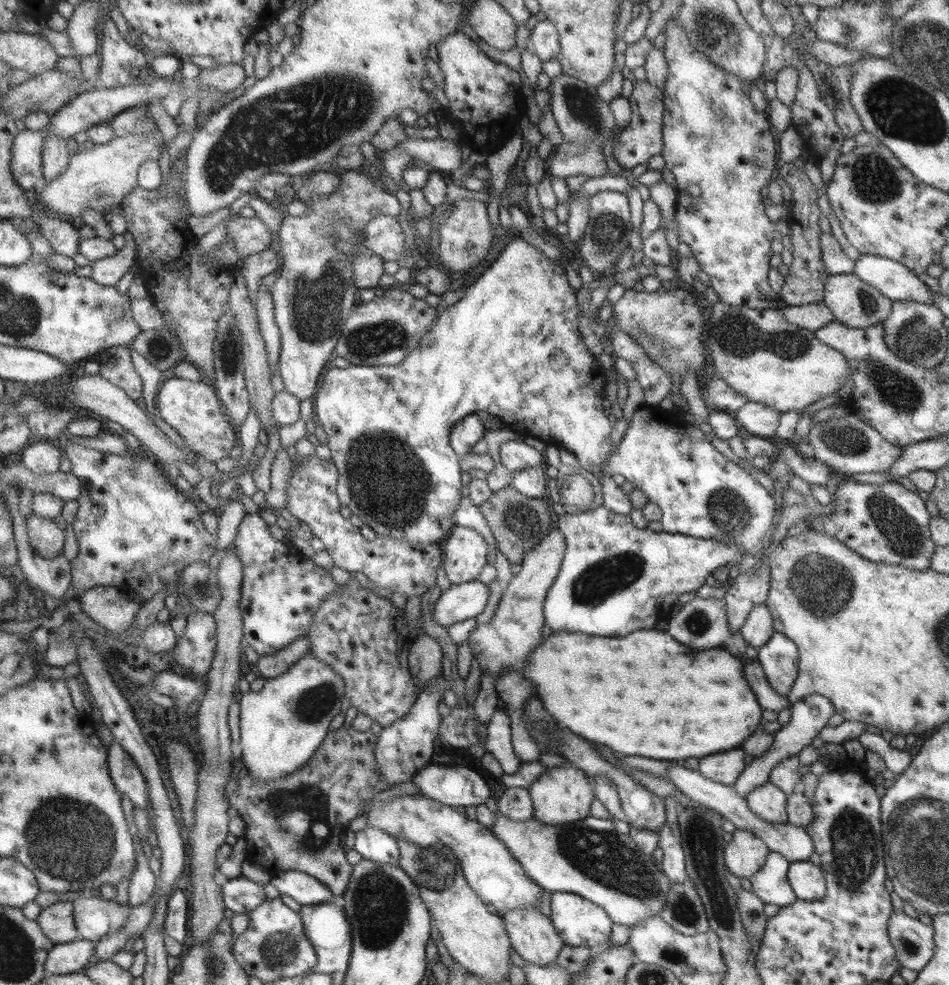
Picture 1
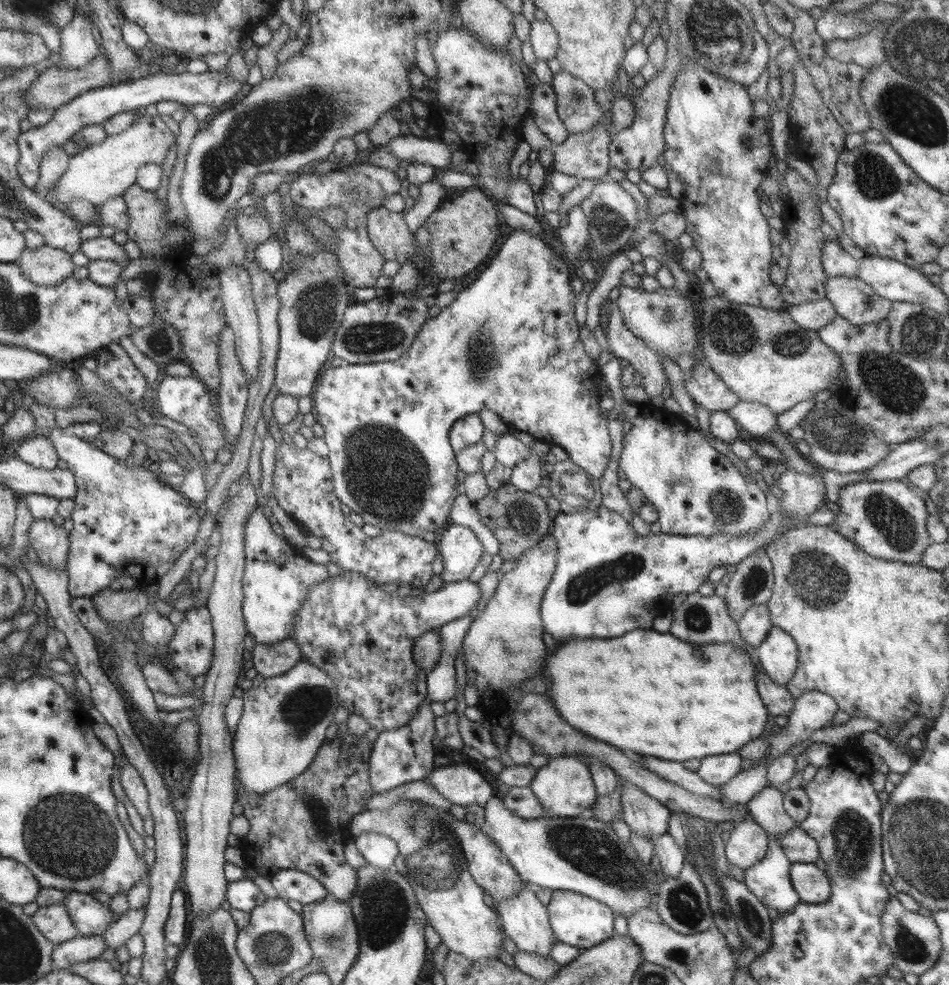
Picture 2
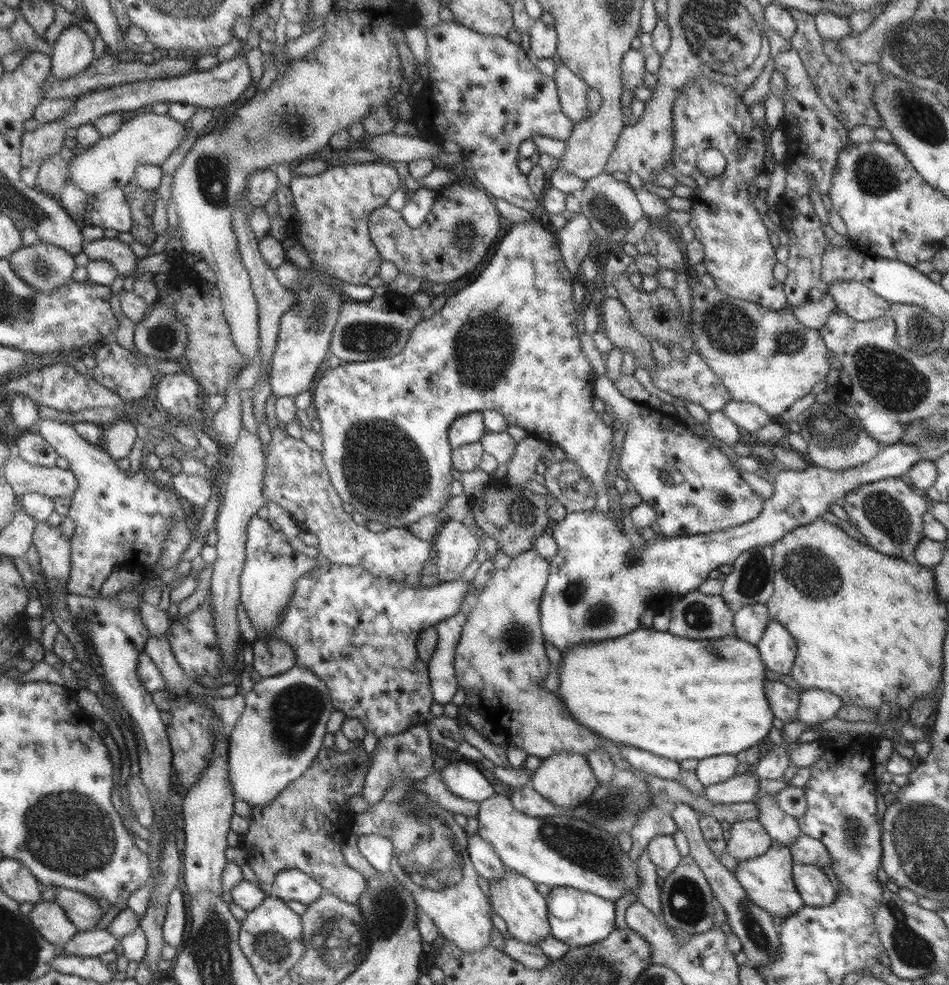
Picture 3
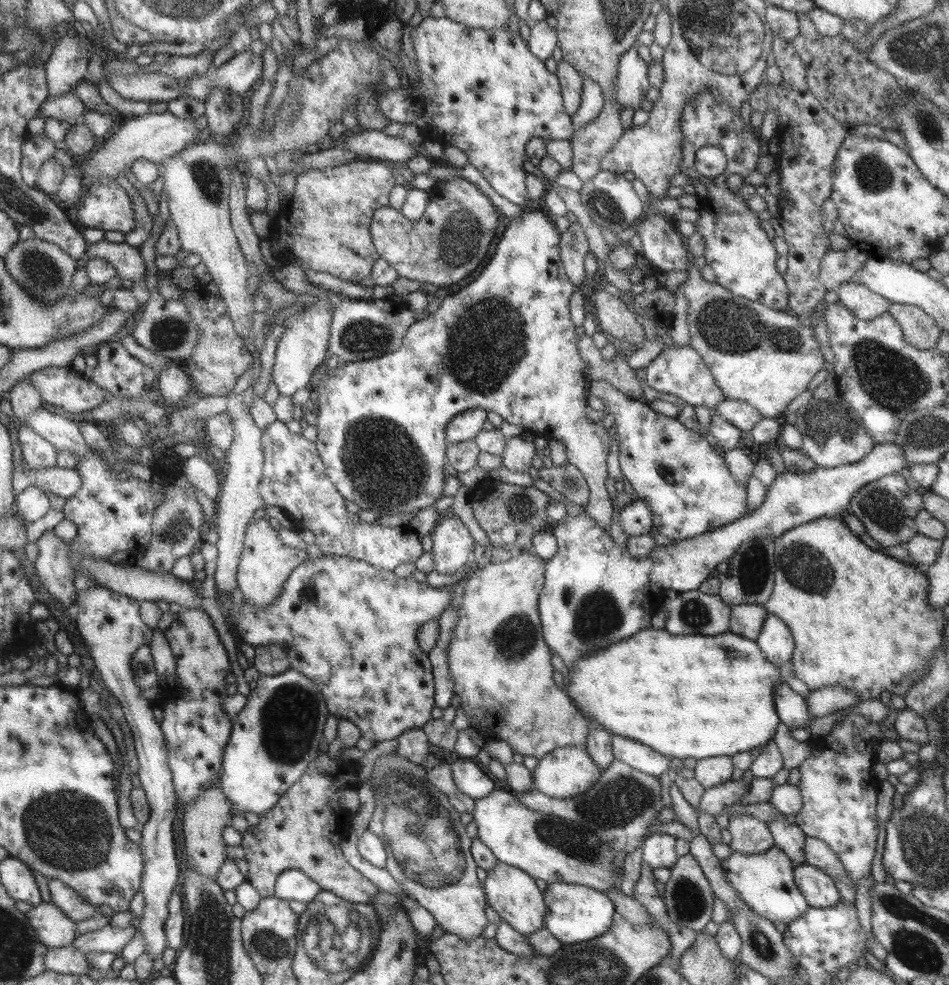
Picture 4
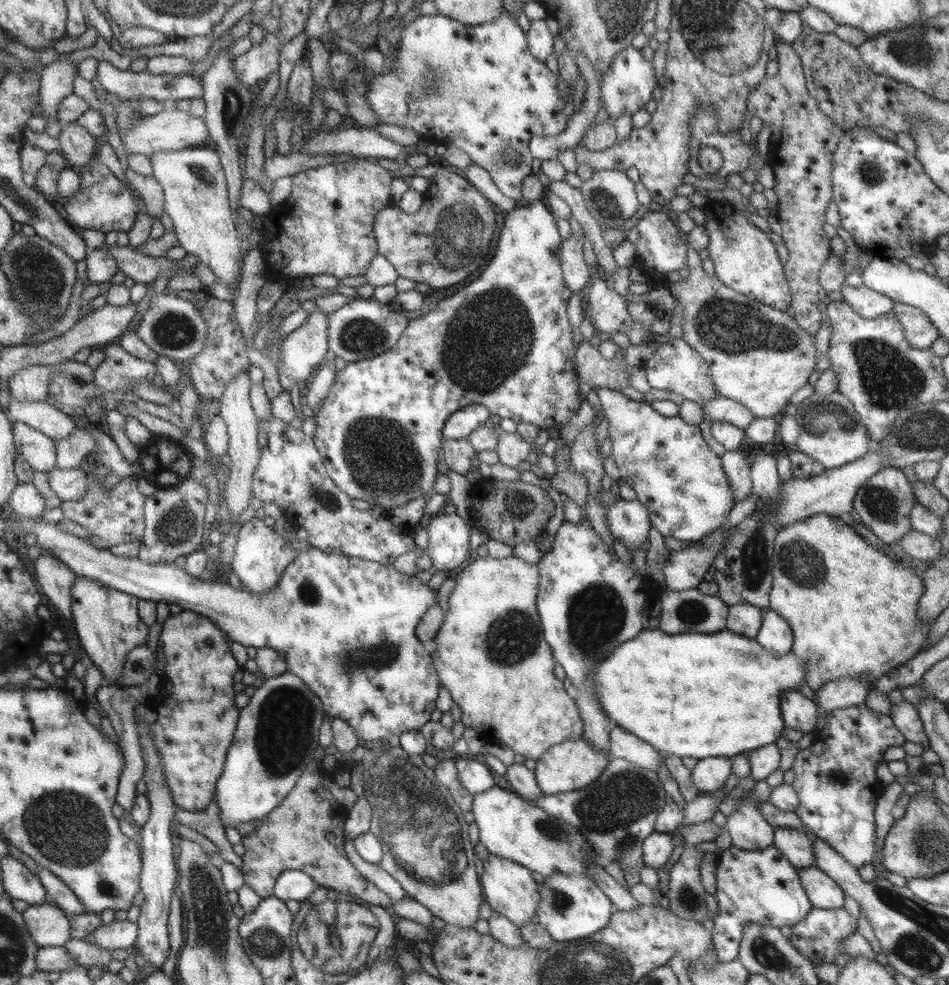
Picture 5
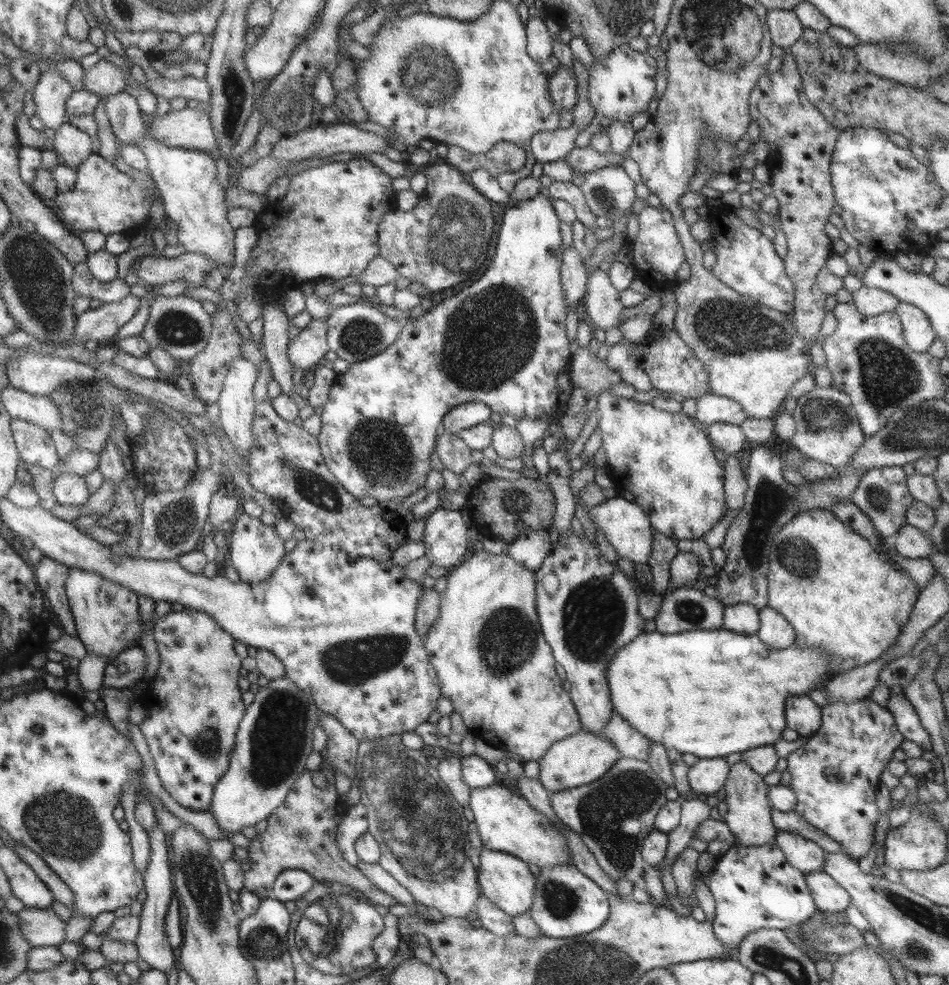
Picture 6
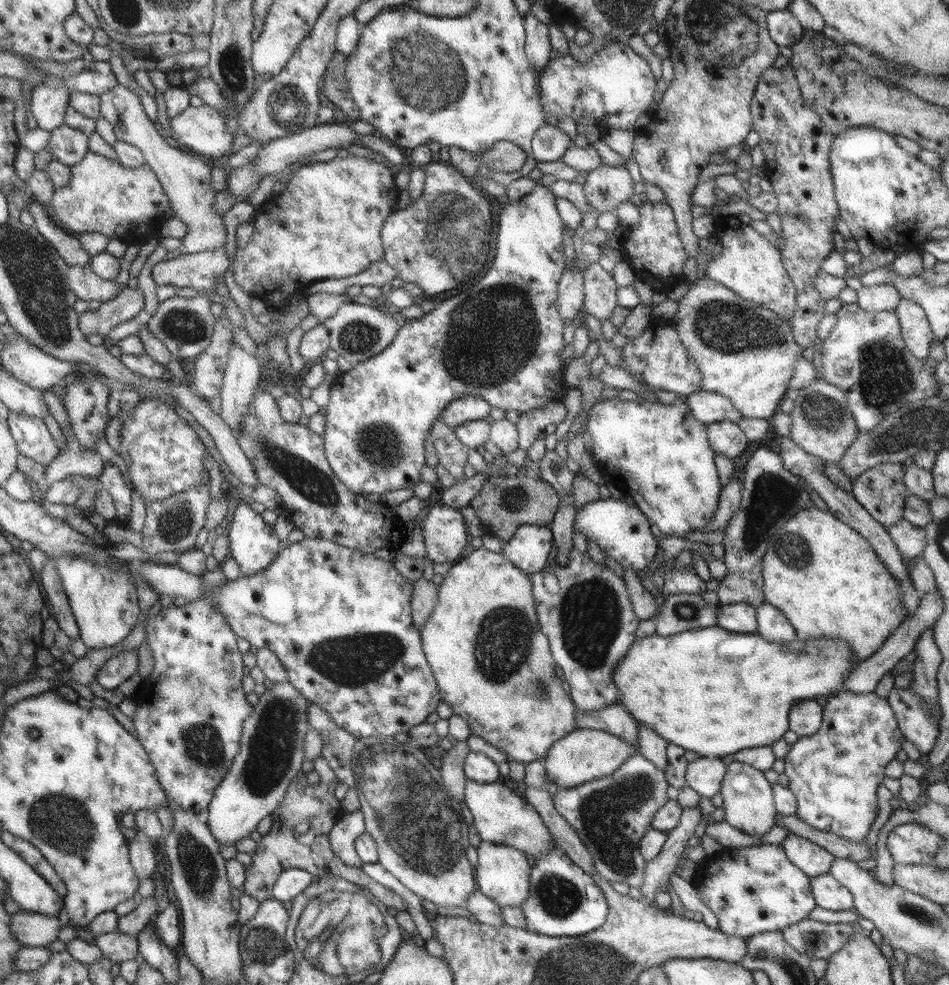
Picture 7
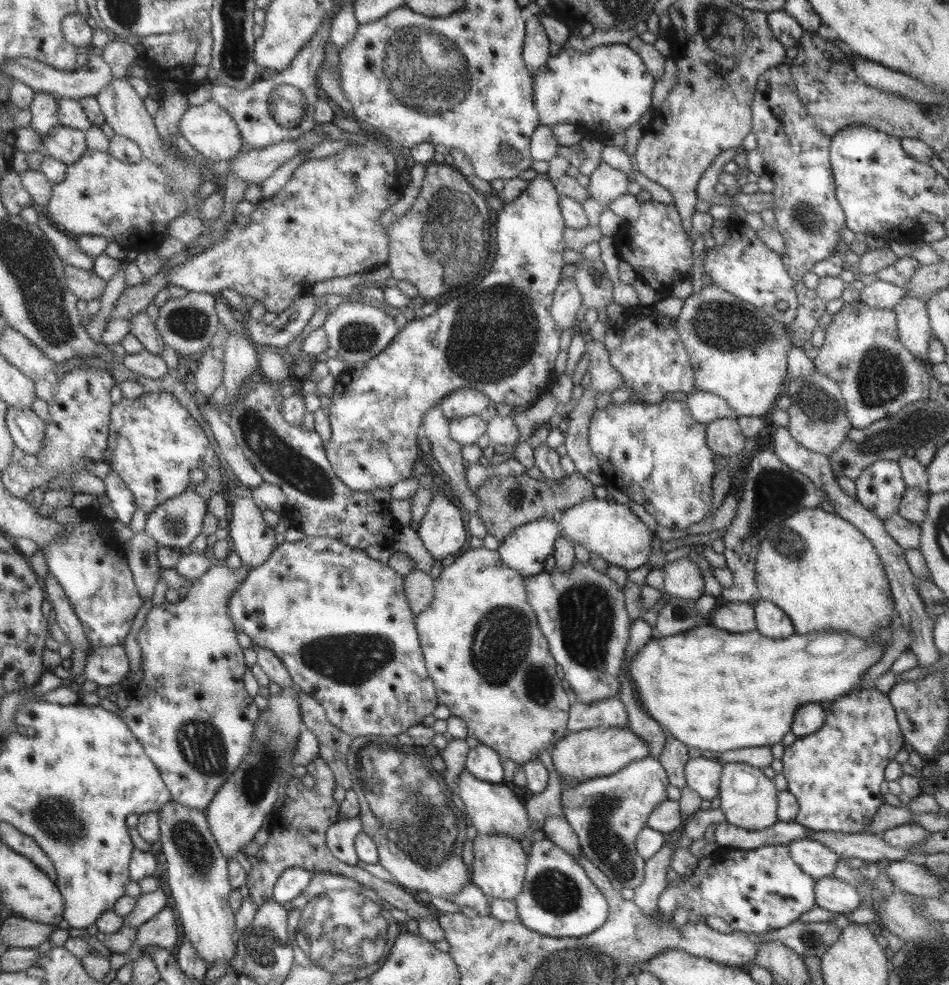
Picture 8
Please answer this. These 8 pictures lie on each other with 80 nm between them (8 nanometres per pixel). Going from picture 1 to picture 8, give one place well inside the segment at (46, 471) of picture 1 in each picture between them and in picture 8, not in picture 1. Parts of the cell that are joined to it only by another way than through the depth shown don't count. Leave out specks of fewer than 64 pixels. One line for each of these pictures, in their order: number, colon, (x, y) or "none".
2: (37, 451)
3: (32, 448)
4: (37, 453)
5: (39, 451)
6: (34, 445)
7: (33, 440)
8: (26, 429)

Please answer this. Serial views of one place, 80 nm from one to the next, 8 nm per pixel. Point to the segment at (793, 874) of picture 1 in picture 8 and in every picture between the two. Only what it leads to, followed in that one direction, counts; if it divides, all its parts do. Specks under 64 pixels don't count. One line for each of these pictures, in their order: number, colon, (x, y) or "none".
2: (810, 883)
3: (815, 889)
4: (817, 888)
5: (822, 892)
6: (828, 896)
7: (828, 894)
8: (834, 895)

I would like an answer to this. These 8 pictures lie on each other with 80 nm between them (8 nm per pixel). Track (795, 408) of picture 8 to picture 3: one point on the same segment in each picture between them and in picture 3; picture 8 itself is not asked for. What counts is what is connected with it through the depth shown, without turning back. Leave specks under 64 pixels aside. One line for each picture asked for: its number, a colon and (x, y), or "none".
3: (835, 439)
4: (832, 433)
5: (830, 432)
6: (827, 430)
7: (822, 425)

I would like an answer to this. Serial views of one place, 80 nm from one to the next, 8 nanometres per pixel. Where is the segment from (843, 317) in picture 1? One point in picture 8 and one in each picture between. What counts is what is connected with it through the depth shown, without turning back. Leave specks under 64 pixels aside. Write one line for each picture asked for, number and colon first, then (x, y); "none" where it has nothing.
2: (852, 299)
3: (857, 301)
4: (858, 299)
5: (867, 303)
6: (869, 301)
7: (882, 297)
8: (880, 295)

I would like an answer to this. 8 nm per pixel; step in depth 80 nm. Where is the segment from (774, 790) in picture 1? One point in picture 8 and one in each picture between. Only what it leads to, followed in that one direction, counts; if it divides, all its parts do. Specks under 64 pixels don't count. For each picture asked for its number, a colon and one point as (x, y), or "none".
2: (765, 808)
3: (780, 826)
4: (785, 833)
5: (795, 845)
6: (804, 855)
7: (811, 859)
8: (815, 860)

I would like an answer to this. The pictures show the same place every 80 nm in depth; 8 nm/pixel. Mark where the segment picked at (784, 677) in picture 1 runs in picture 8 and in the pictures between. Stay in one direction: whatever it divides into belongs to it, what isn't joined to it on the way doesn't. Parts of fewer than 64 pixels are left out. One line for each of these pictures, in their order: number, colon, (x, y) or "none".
2: (777, 655)
3: (777, 648)
4: (775, 640)
5: (775, 635)
6: (774, 631)
7: (772, 625)
8: (770, 621)

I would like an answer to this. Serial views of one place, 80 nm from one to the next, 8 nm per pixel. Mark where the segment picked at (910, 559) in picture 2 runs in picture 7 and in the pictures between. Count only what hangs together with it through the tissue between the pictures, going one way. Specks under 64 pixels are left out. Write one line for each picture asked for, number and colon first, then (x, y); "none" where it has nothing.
3: (887, 513)
4: (886, 507)
5: (883, 503)
6: (881, 495)
7: (879, 490)

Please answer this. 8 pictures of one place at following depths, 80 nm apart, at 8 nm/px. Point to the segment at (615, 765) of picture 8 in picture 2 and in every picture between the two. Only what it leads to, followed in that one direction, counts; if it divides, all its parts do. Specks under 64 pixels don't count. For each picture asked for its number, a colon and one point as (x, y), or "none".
2: (564, 788)
3: (565, 779)
4: (565, 772)
5: (571, 765)
6: (579, 759)
7: (583, 755)

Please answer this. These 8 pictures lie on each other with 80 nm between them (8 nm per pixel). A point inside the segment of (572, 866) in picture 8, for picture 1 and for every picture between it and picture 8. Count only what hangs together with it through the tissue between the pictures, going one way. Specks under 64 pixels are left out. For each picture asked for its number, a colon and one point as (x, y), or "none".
1: (578, 922)
2: (577, 920)
3: (578, 919)
4: (574, 913)
5: (570, 907)
6: (566, 903)
7: (563, 901)

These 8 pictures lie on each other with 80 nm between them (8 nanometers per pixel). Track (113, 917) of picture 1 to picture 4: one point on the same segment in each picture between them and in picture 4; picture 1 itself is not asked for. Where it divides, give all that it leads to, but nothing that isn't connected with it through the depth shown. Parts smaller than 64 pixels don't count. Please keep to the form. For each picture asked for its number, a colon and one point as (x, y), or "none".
2: (90, 917)
3: (82, 910)
4: (74, 906)

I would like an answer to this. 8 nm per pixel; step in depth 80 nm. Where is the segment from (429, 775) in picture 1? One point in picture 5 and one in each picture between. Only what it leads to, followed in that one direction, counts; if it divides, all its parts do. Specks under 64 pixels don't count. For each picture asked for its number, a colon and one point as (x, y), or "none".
2: (461, 785)
3: (466, 781)
4: (469, 779)
5: (474, 776)

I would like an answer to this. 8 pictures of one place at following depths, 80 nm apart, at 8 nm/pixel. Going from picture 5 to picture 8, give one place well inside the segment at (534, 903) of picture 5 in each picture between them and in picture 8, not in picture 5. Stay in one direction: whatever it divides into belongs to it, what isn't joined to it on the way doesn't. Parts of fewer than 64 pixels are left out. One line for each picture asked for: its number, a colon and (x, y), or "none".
6: (504, 879)
7: (502, 873)
8: (499, 863)

